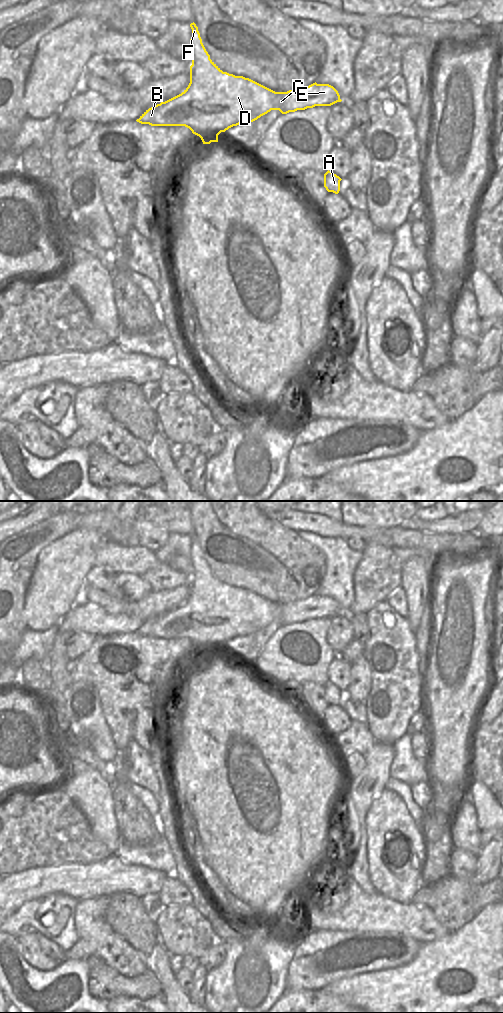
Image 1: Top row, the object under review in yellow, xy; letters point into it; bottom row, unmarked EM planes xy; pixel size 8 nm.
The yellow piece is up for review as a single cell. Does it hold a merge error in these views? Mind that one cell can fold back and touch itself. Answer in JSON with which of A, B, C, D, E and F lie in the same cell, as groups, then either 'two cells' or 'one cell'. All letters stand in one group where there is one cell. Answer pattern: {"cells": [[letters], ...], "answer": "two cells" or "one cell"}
{"cells": [["A", "C", "D", "E", "F"], ["B"]], "answer": "two cells"}

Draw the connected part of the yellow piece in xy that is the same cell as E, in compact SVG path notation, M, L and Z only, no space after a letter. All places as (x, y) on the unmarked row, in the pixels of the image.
M193 534L190 539L190 595L181 606L160 616L171 624L203 624L202 635L207 638L211 654L218 654L221 644L253 634L271 622L287 626L342 613L338 603L329 596L315 594L303 600L275 604L249 590L223 584L210 571L196 536Z

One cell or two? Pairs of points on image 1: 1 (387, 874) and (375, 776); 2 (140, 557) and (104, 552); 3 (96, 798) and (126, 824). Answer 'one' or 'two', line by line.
1: two
2: one
3: two

